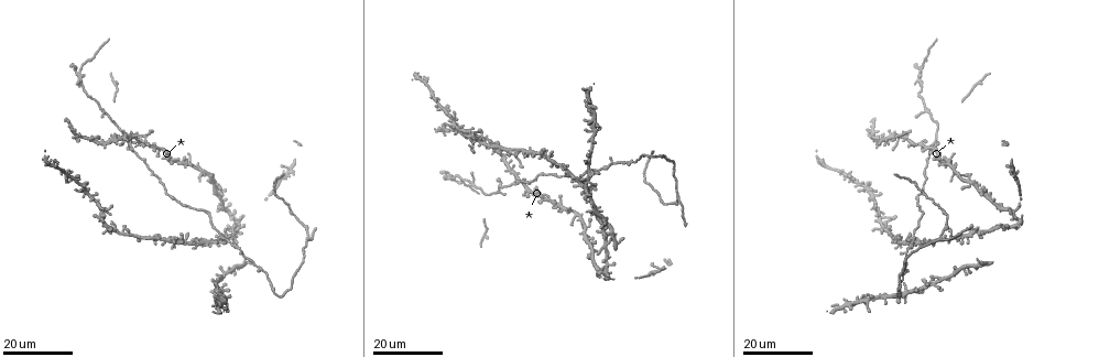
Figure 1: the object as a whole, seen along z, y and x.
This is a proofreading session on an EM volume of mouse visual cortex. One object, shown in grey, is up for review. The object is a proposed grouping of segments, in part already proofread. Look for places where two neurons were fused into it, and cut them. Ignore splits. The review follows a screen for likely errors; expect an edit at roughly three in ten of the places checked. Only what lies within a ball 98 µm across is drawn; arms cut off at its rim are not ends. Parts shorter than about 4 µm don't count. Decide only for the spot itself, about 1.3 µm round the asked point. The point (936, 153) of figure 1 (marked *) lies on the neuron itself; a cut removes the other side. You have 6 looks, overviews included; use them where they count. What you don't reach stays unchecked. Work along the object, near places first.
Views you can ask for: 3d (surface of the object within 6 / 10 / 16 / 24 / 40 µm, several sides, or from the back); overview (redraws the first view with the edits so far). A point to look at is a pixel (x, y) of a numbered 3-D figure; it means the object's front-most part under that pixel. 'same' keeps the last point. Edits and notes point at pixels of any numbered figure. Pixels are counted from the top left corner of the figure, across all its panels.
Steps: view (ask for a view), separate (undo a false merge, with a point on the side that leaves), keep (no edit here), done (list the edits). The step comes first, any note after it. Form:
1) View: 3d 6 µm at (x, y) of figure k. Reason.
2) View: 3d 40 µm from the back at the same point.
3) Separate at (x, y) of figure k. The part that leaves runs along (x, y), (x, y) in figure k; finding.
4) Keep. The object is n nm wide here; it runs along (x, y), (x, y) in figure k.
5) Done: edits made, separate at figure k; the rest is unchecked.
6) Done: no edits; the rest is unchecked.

View: 3d 24 µm at (501, 184) of figure 1. Three-way junction.

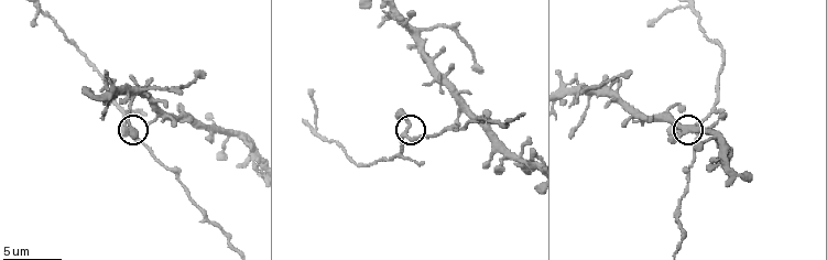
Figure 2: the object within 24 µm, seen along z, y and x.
View: 3d 6 µm at (405, 138) of figure 2. Zoom in.

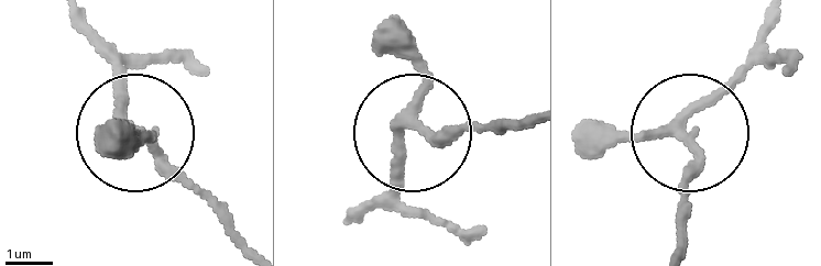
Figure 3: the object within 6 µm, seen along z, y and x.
Keep. 3 arms meet here; one neuron here.

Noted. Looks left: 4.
View: 3d 10 µm at (416, 32) of figure 2. Four-way junction.

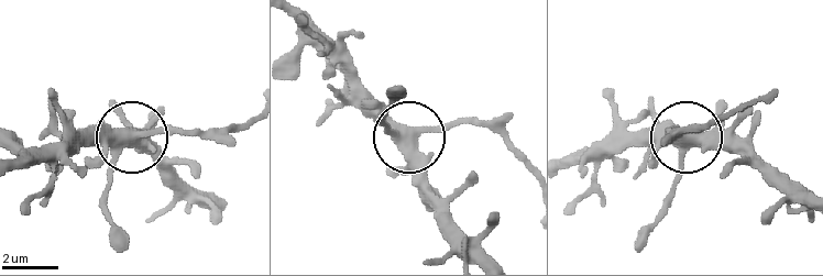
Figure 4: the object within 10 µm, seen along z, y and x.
Separate at (195, 128) of figure 4. The object is 370 nm wide here; the part that leaves runs along (430, 127), (485, 122), (527, 169) in figure 4; a second neuron is stuck on.

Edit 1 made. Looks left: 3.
View: 3d 16 µm at (966, 238) of figure 1. Thin arm on a thick one.

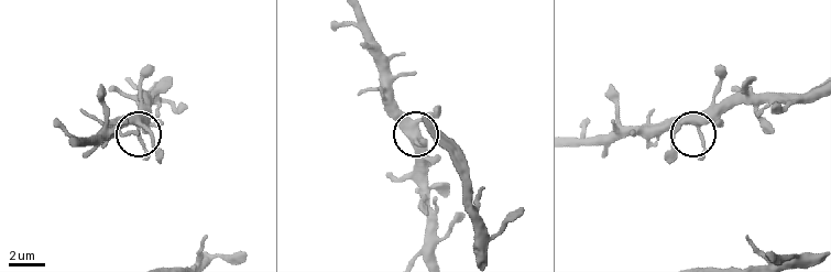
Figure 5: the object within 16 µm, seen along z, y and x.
View: 3d 10 µm at (699, 131) of figure 5.

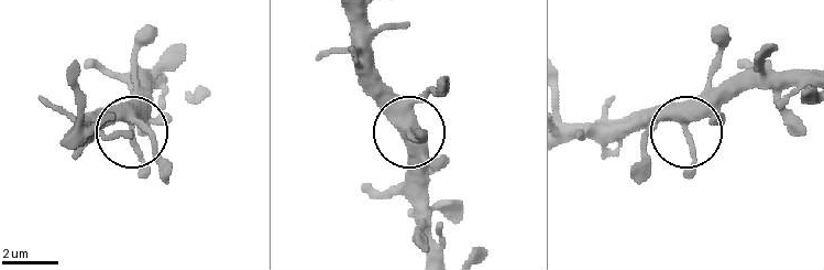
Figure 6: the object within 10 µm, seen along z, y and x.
Keep. One neuron here.

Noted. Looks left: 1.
Done: edits made, separate at figure 4; the rest is unchecked.

